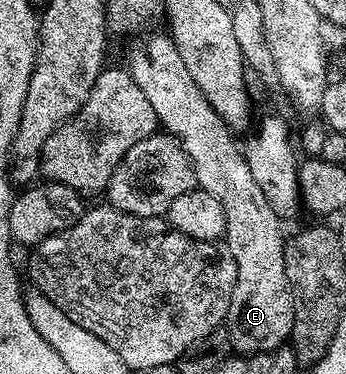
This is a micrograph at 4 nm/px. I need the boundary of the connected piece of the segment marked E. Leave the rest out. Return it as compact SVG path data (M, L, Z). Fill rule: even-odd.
M168 33L153 34L142 46L137 46L129 54L127 63L129 75L143 88L143 96L147 96L151 108L155 108L155 116L163 127L164 133L173 135L187 152L193 162L193 177L196 185L202 190L211 192L219 204L223 204L225 216L224 245L235 260L237 275L235 288L231 296L231 308L227 319L227 329L232 349L238 355L255 354L258 350L274 350L290 341L293 332L293 293L287 280L287 268L283 264L283 252L287 234L281 231L283 219L271 208L267 196L263 196L263 188L255 184L255 176L251 176L251 168L247 168L247 160L242 147L237 146L234 131L217 115L215 108L199 92L195 80L191 80L191 72L187 72L187 64L183 64L183 56L179 56L179 48L175 48L173 39Z

